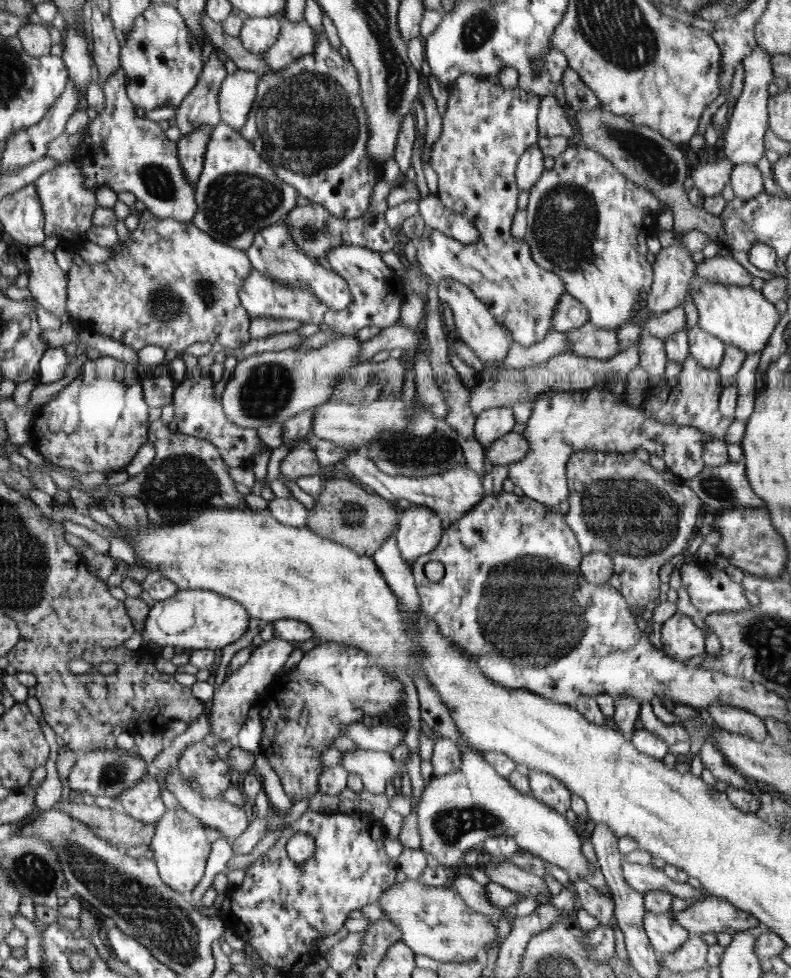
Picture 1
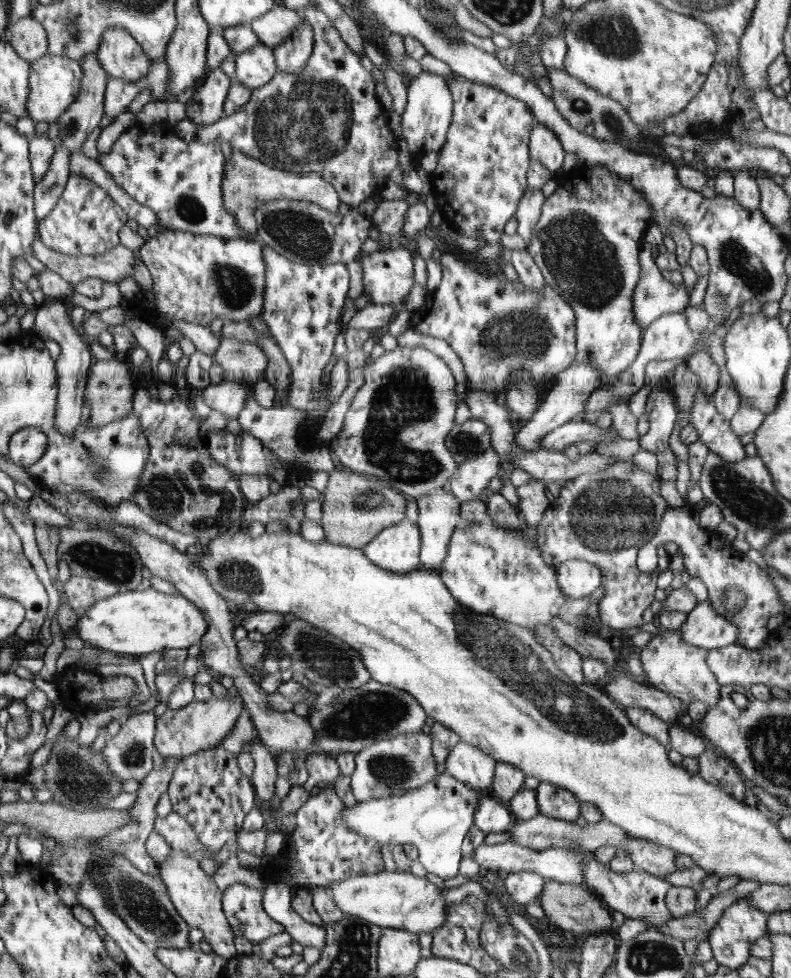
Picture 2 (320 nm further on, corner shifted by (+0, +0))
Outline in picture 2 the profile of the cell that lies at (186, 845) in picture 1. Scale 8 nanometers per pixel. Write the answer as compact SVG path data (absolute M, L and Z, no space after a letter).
M171 850L171 854L162 862L159 867L161 880L164 881L169 891L170 900L177 907L177 911L190 925L194 928L200 928L204 933L204 939L212 950L230 960L236 954L234 942L232 942L232 927L229 920L226 920L224 912L222 912L222 894L216 888L217 883L212 882L208 878L206 872L200 870L198 862L195 859L188 858L188 853Z

